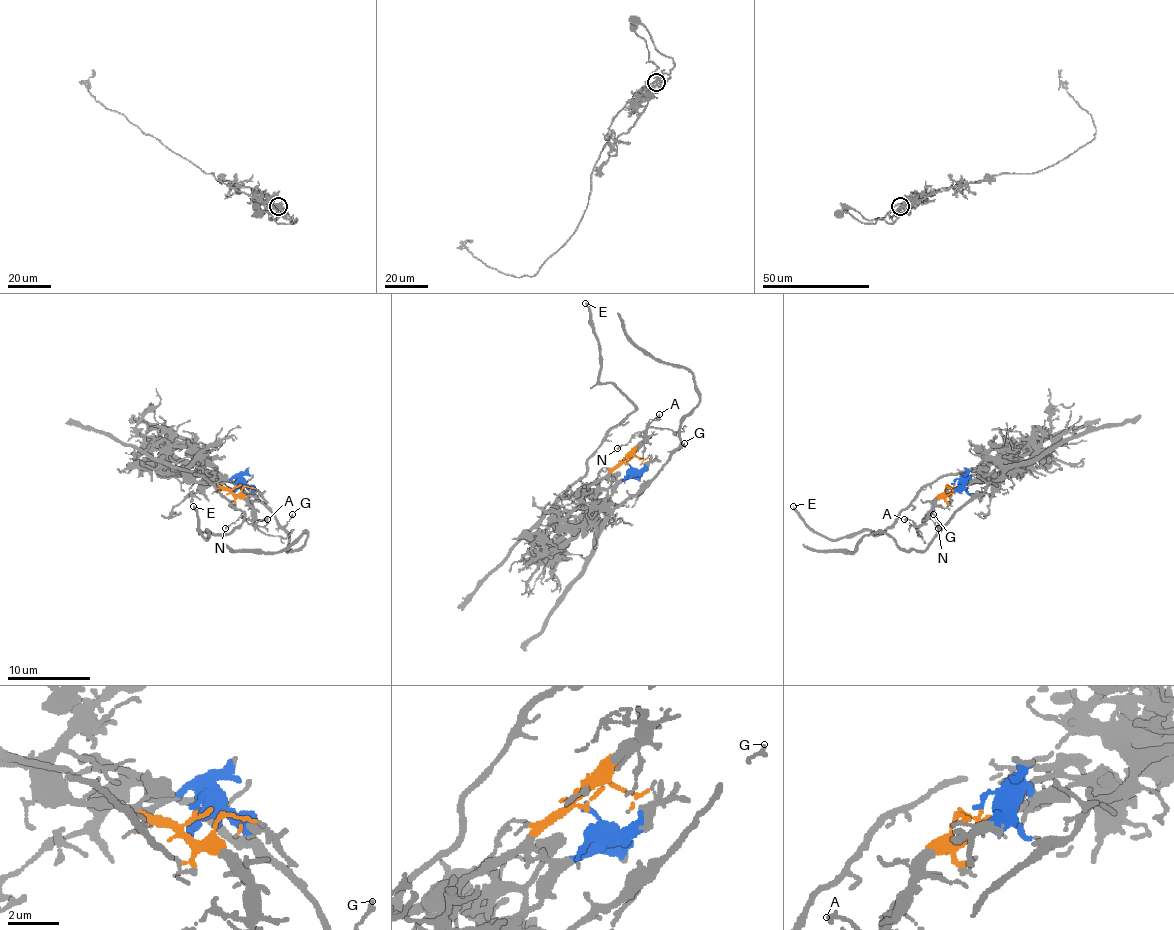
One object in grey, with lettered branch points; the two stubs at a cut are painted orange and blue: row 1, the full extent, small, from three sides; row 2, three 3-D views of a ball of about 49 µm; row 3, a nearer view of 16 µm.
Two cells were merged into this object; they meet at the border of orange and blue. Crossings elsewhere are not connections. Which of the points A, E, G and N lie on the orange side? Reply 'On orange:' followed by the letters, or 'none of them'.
On orange: A, E, N

